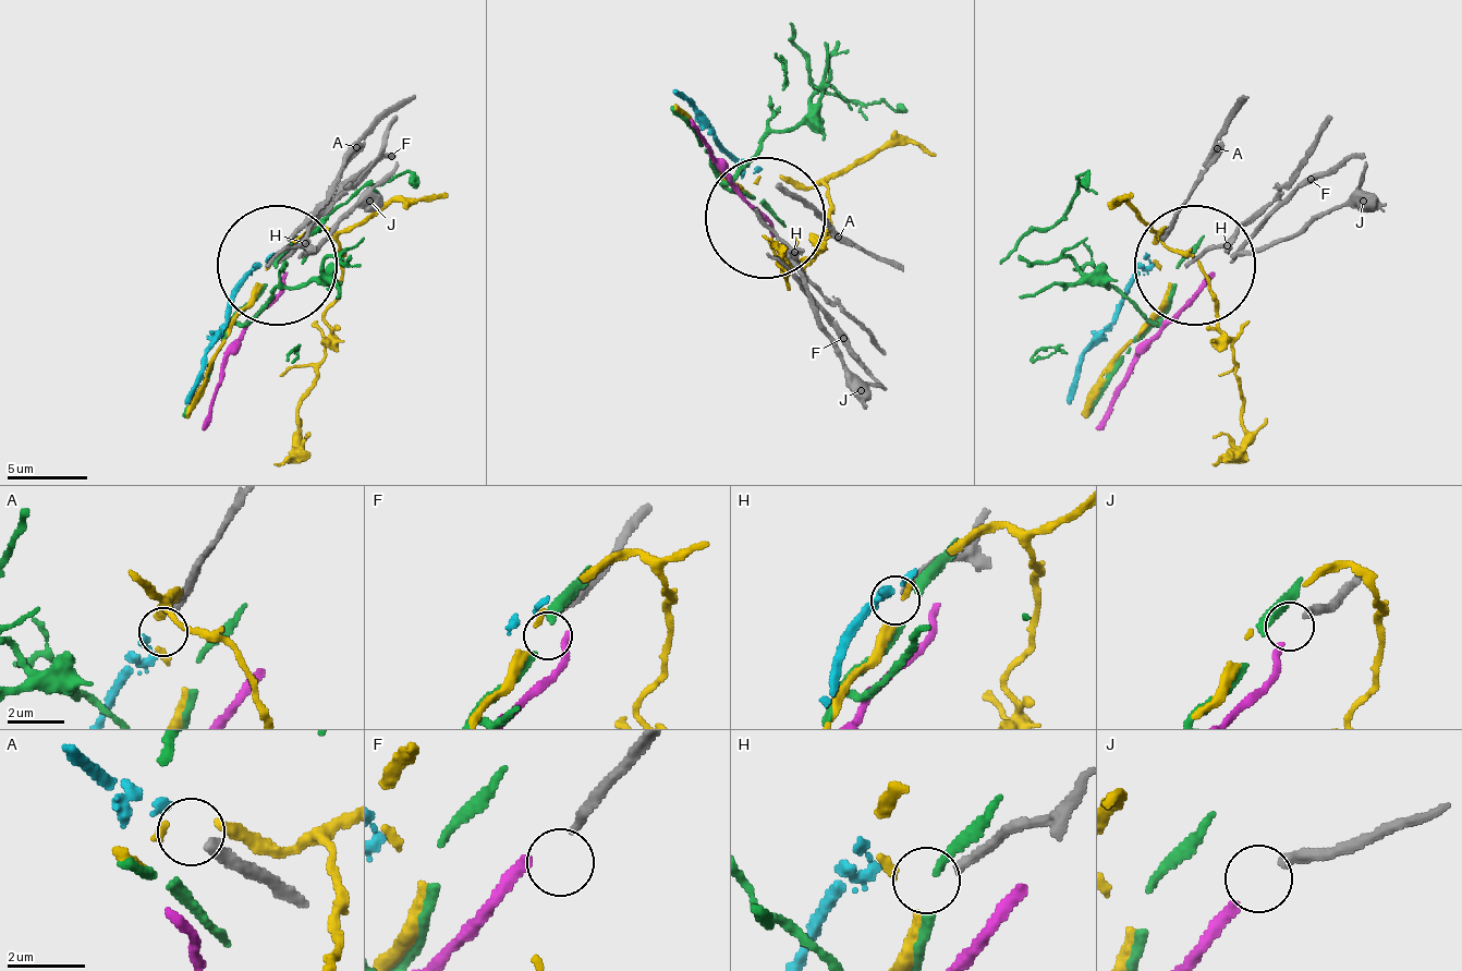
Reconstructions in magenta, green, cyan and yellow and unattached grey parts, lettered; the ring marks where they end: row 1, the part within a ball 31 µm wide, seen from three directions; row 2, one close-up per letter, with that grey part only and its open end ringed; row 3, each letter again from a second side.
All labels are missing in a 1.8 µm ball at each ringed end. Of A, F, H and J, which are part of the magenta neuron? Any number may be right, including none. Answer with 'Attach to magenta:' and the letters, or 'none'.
Attach to magenta: J

